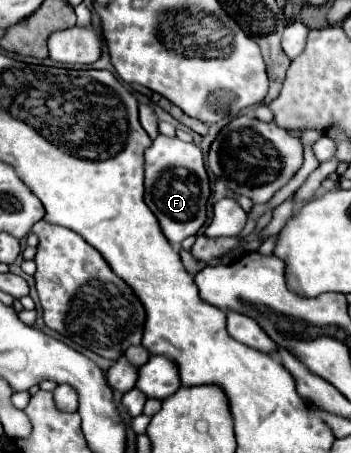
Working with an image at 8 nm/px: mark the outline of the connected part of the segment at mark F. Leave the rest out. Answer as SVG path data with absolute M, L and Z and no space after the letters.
M159 135L151 147L145 149L145 203L157 217L161 231L171 245L179 245L185 237L197 235L203 227L209 193L203 153L195 143Z

